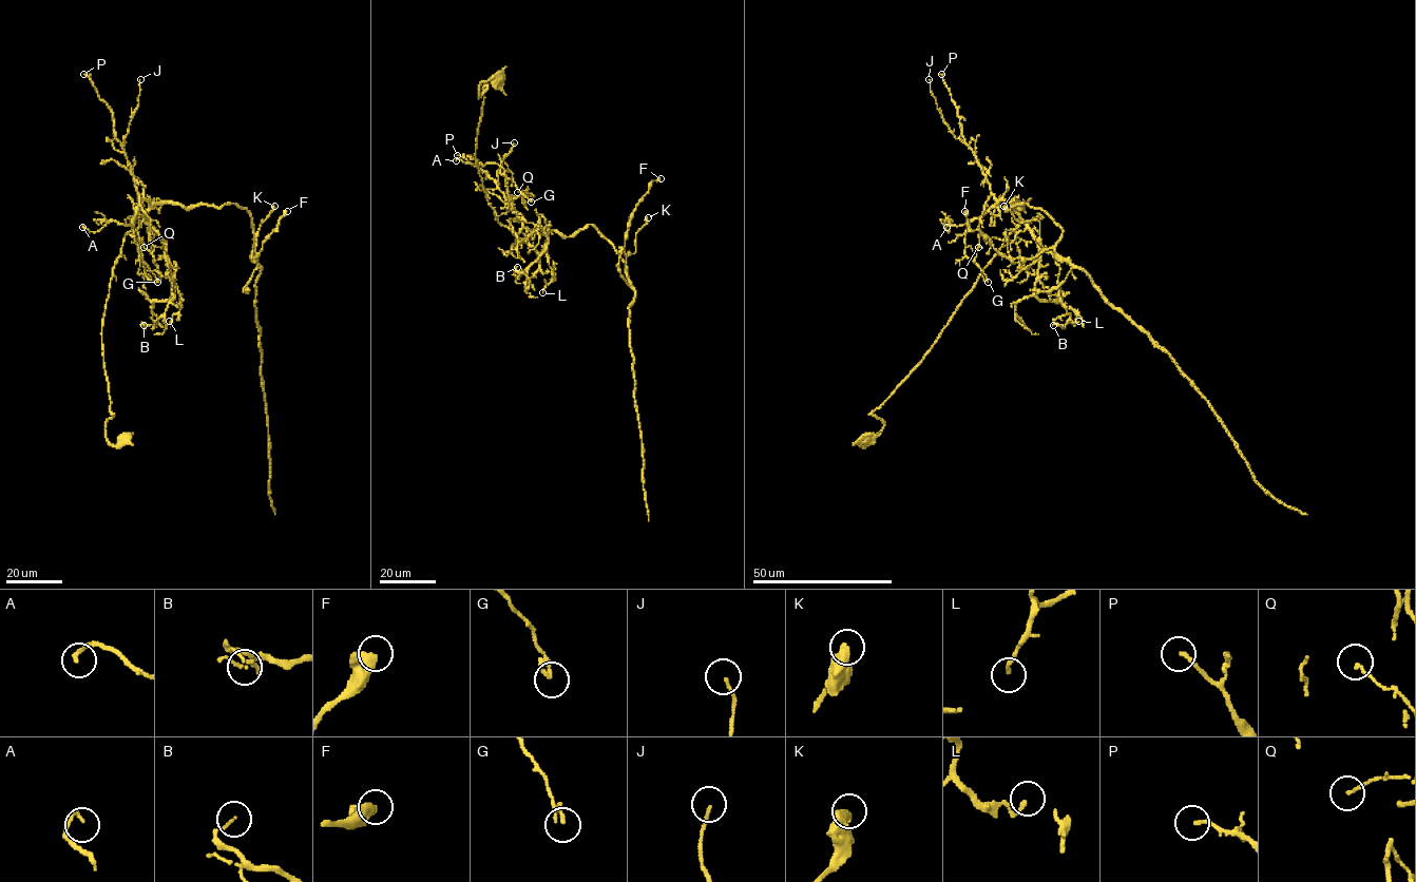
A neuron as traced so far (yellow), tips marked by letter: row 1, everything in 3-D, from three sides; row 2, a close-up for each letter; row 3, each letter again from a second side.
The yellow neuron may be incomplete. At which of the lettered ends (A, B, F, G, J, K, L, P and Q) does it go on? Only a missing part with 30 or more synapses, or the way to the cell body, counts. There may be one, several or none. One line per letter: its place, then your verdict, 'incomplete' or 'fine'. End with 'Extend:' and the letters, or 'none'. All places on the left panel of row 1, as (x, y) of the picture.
A: at (82, 227); fine
B: at (144, 325); fine
F: at (287, 211); fine
G: at (157, 282); fine
J: at (140, 79); fine
K: at (274, 206); fine
L: at (169, 321); fine
P: at (83, 74); fine
Q: at (144, 247); fine
Extend: none

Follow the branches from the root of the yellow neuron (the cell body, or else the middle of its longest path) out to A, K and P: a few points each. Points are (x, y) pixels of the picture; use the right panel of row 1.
A: (866, 439), (864, 445), (884, 424), (869, 414), (922, 360), (1021, 221), (1000, 200), (946, 227)
K: (866, 439), (1021, 222), (1011, 207), (1044, 210), (1062, 238), (1045, 249), (1039, 222), (1003, 206)
P: (866, 439), (864, 445), (884, 424), (869, 414), (922, 360), (1021, 222), (991, 191), (941, 74)

